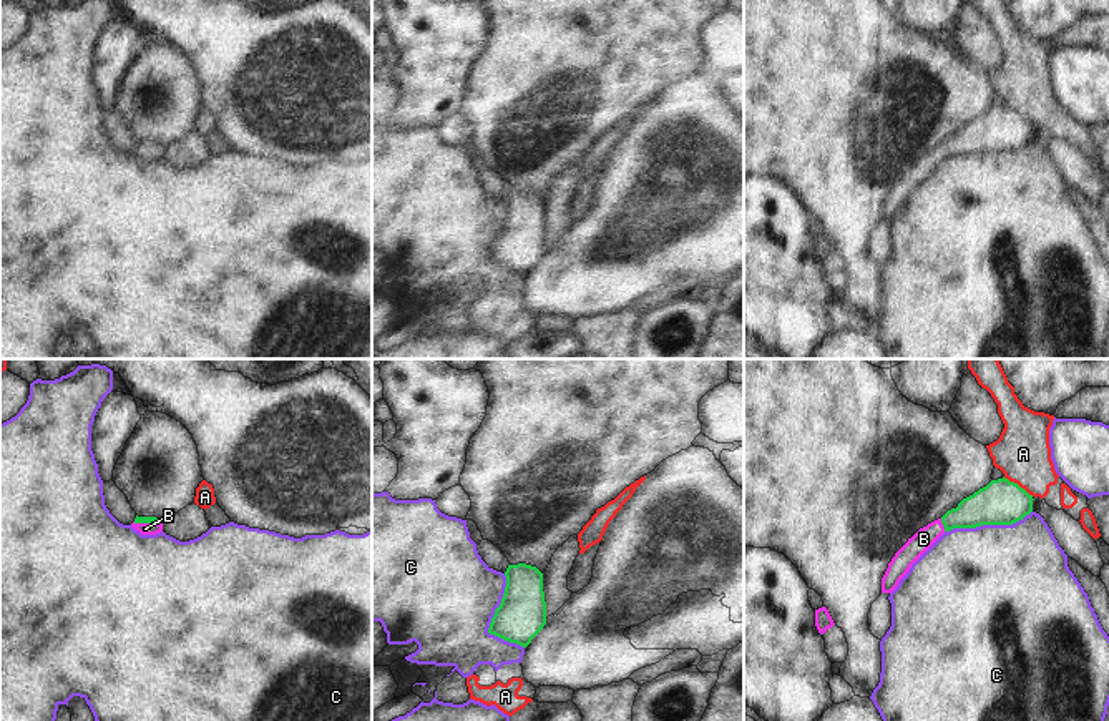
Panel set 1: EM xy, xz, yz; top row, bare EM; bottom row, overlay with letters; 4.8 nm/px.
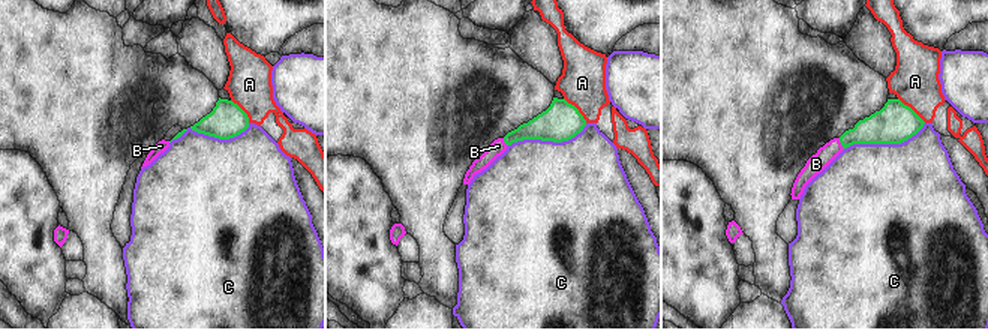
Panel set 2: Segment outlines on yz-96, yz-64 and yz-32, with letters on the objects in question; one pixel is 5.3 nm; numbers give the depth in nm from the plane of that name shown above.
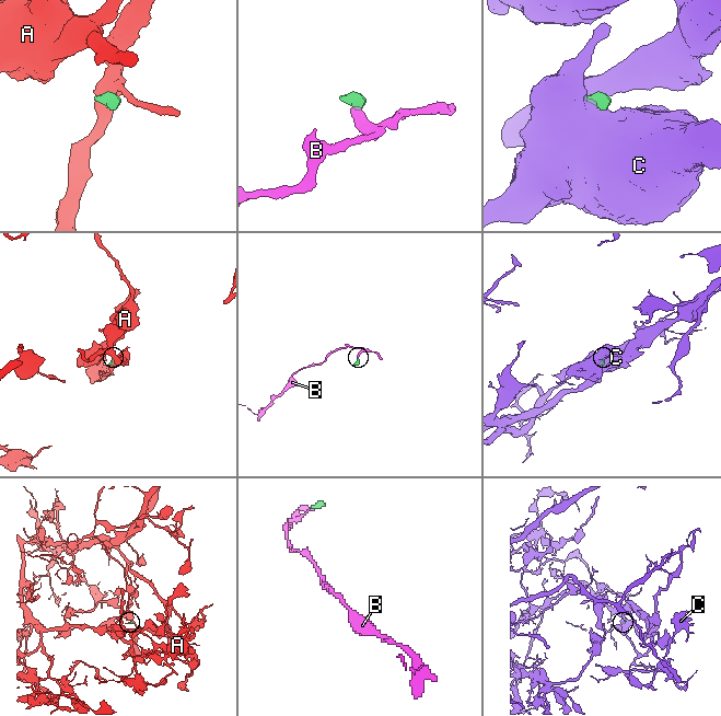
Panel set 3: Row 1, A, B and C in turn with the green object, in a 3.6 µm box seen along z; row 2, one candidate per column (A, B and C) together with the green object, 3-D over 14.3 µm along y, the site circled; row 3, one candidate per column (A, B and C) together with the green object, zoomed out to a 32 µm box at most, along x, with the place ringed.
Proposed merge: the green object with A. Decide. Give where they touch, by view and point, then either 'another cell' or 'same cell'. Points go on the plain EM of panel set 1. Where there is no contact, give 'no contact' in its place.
contact yz (1016, 112); another cell

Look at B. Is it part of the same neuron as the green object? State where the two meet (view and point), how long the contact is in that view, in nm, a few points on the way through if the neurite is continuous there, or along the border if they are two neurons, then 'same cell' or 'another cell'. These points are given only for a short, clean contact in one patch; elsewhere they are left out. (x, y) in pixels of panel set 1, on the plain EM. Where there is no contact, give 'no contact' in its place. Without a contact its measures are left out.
meets green in xy at (148, 150); contact 140 nm long; runs through xy (138, 147), (148, 150), (145, 156); same cell

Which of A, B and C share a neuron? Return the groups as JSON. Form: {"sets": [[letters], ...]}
{"sets": [["A"], ["B"], ["C"]]}

